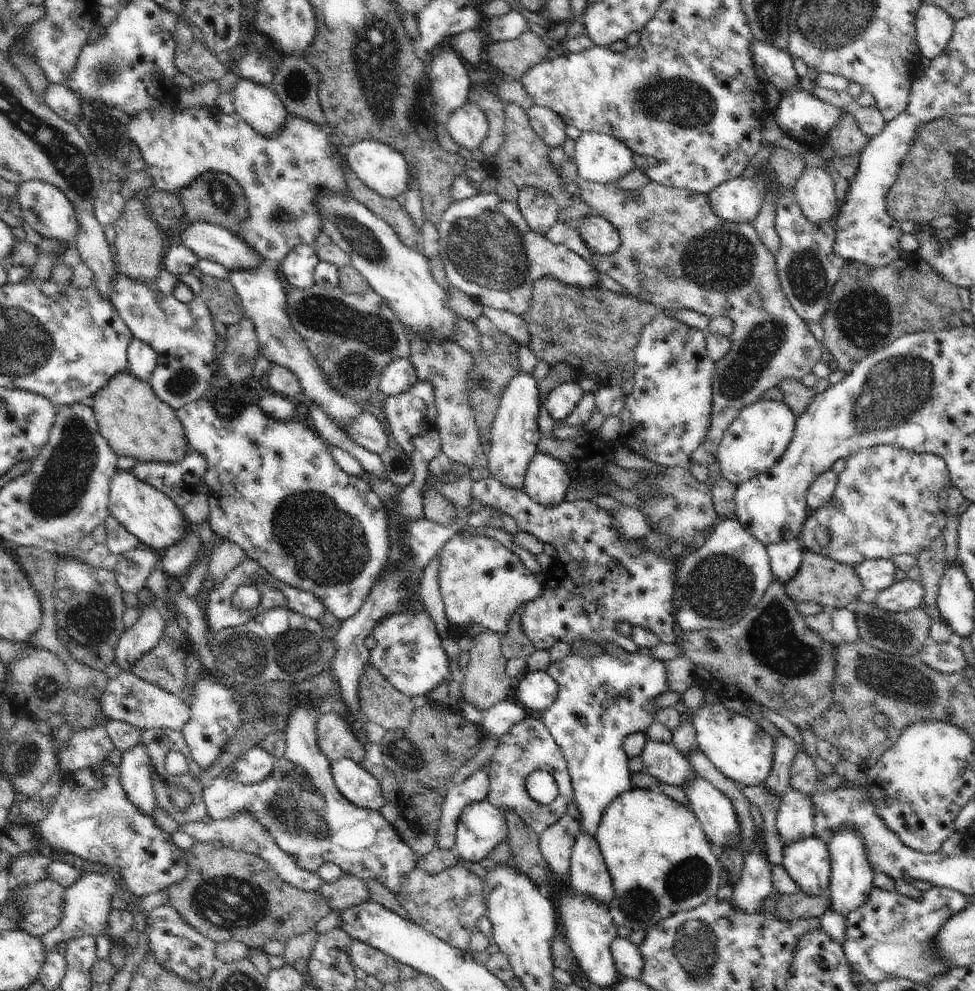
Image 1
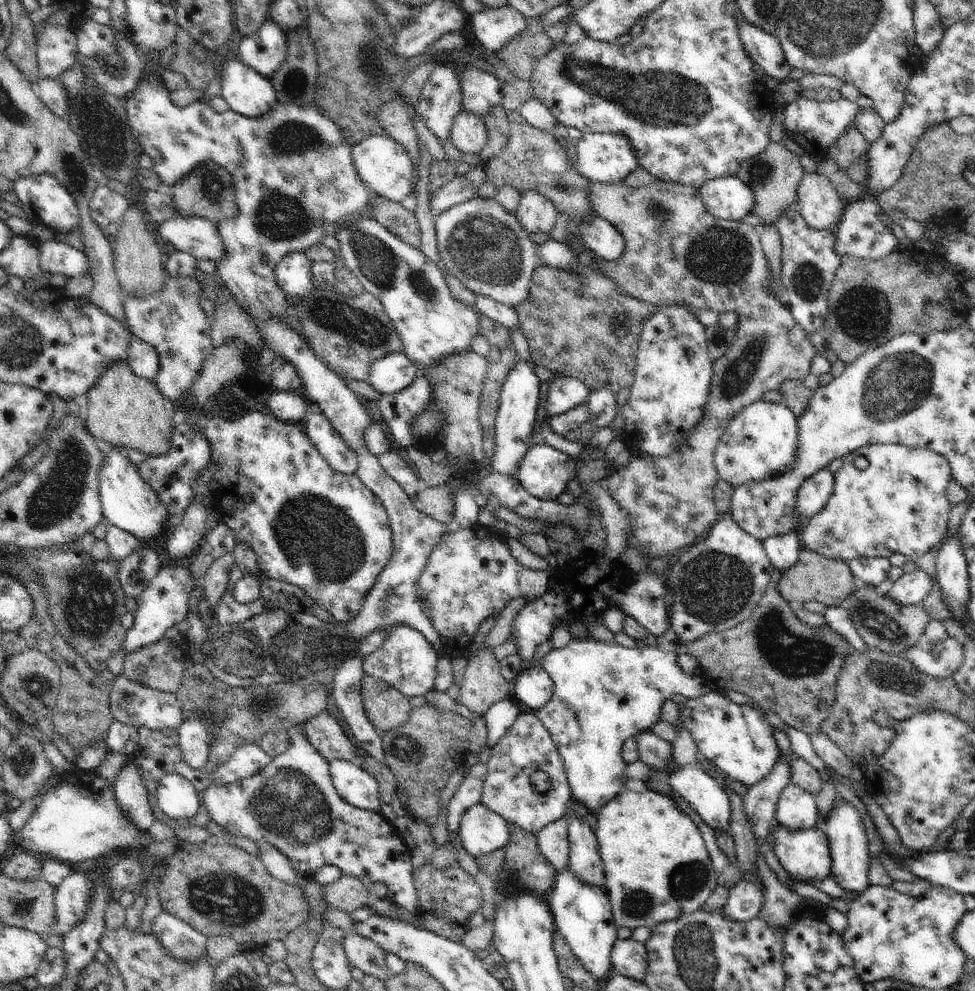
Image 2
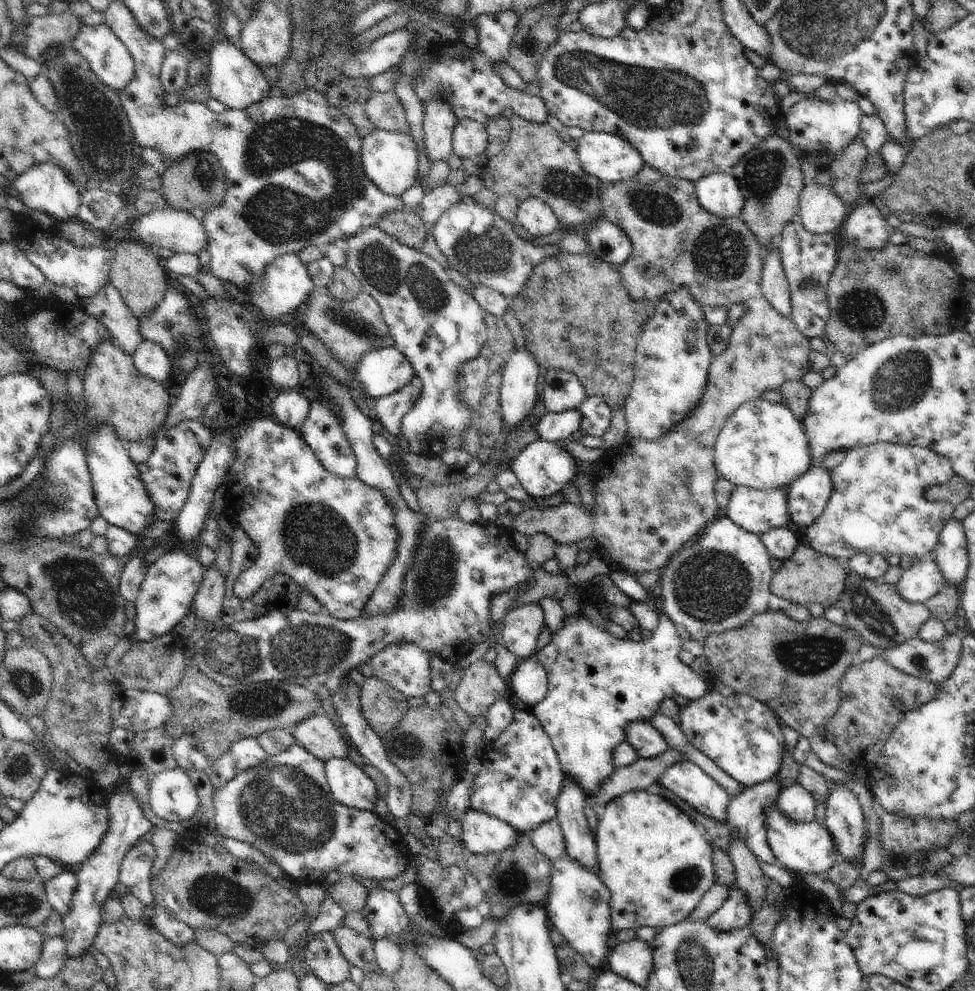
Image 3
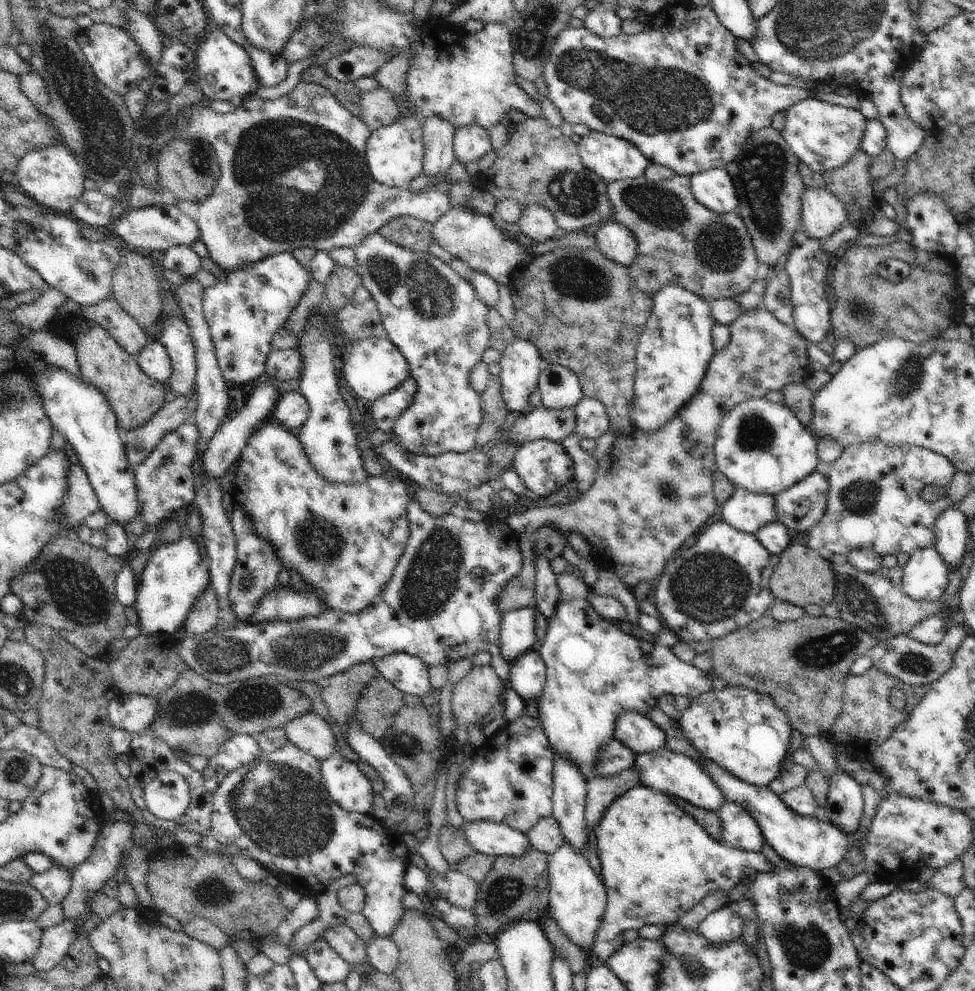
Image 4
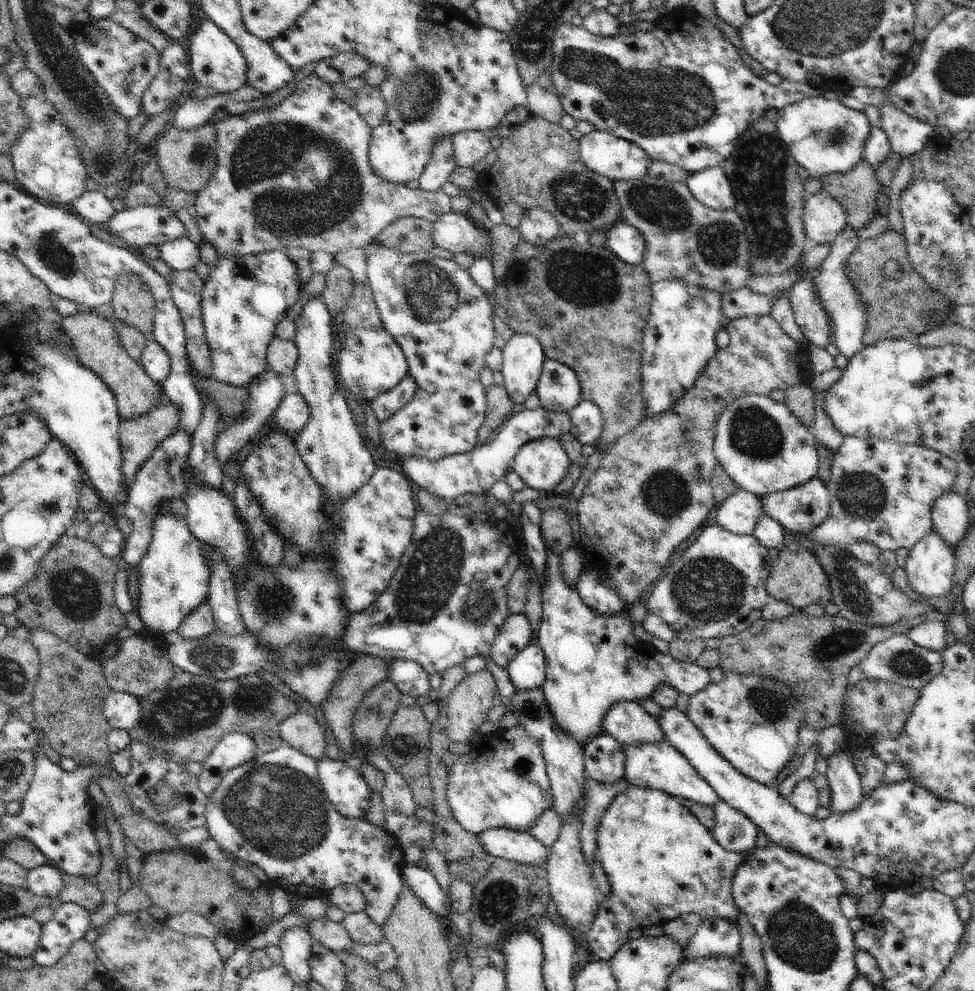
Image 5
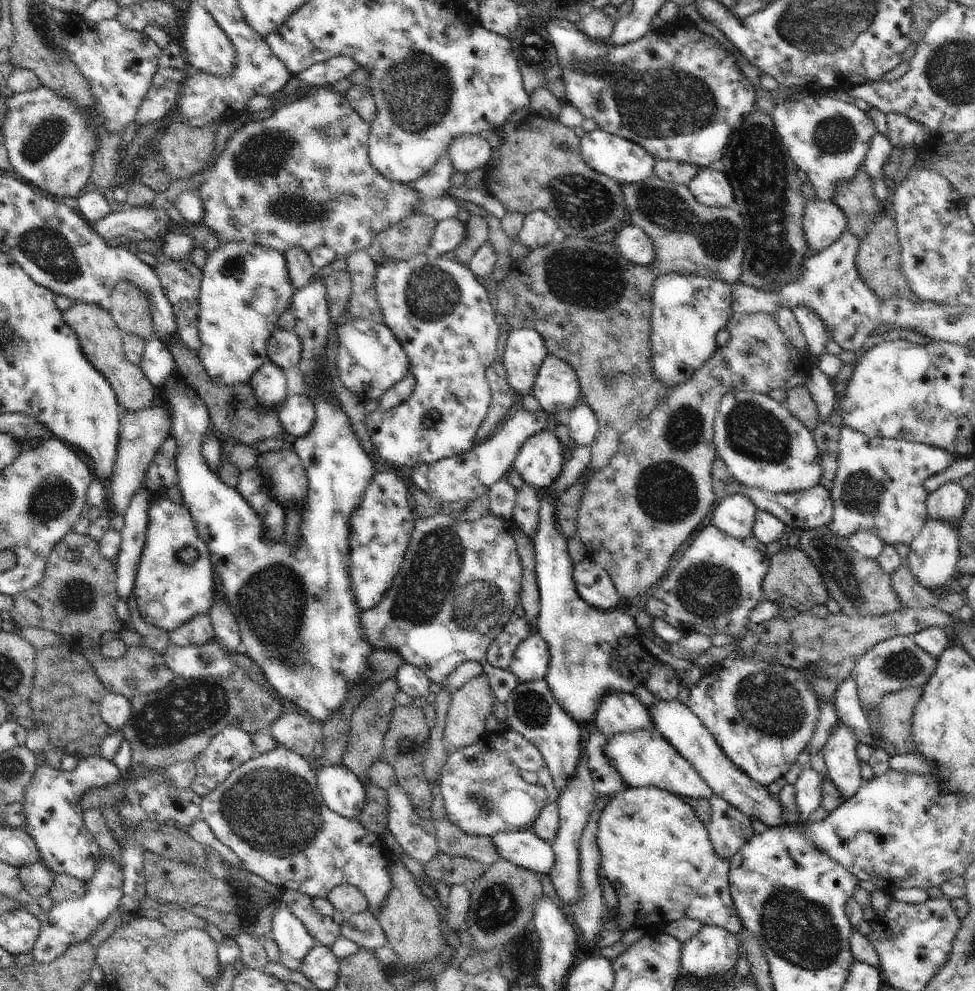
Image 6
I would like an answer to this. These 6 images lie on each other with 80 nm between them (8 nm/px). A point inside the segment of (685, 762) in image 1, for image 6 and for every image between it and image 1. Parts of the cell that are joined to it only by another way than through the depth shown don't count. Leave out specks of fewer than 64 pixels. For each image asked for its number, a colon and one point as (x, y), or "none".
2: (655, 752)
3: (649, 743)
4: (638, 732)
5: (628, 722)
6: (619, 712)

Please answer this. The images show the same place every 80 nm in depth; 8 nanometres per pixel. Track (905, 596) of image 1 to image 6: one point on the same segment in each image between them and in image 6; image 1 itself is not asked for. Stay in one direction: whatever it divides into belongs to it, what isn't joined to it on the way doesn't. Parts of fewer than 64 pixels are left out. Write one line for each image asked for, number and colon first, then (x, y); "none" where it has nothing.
2: (911, 589)
3: (923, 580)
4: (925, 577)
5: (930, 565)
6: (933, 556)

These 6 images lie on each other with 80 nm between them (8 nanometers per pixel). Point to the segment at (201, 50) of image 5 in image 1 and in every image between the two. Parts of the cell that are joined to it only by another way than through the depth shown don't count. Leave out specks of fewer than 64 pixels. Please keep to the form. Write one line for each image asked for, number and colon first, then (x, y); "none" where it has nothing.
1: (259, 105)
2: (247, 92)
3: (239, 83)
4: (224, 71)

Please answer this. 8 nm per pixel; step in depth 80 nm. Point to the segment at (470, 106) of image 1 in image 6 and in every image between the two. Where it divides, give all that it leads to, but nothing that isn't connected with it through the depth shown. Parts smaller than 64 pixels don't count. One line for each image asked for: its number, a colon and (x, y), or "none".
2: (469, 134)
3: (470, 139)
4: (470, 143)
5: (469, 147)
6: (468, 152)

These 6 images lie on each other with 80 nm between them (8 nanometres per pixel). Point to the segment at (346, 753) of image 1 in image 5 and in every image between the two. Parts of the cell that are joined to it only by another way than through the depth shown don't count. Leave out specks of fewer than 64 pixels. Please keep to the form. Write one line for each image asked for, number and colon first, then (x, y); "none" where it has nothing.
2: (324, 733)
3: (318, 734)
4: (310, 732)
5: (301, 730)

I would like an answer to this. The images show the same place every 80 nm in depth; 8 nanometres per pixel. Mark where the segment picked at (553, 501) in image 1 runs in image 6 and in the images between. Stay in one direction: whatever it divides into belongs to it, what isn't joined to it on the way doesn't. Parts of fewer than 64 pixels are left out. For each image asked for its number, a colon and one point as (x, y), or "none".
2: (544, 472)
3: (543, 468)
4: (544, 466)
5: (543, 463)
6: (540, 460)

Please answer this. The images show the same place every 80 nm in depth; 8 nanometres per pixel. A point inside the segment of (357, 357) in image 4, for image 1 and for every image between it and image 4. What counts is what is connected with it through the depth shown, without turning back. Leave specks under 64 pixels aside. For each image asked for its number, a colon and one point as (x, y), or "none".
1: (400, 375)
2: (389, 375)
3: (382, 372)

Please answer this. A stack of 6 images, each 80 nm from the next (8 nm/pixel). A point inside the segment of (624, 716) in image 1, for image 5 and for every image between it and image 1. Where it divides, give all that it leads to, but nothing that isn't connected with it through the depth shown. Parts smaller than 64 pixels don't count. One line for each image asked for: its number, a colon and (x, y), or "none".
2: (604, 694)
3: (598, 685)
4: (594, 673)
5: (593, 661)

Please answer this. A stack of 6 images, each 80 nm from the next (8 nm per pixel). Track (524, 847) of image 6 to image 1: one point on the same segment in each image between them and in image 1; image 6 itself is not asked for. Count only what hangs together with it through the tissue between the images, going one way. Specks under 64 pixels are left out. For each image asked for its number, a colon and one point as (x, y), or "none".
1: (482, 827)
2: (481, 831)
3: (483, 833)
4: (494, 839)
5: (521, 847)

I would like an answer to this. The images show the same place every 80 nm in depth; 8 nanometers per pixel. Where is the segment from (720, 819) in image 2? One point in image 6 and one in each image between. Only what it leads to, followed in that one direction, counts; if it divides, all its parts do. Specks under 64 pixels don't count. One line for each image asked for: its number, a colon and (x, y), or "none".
3: (688, 780)
4: (674, 774)
5: (659, 765)
6: (643, 758)

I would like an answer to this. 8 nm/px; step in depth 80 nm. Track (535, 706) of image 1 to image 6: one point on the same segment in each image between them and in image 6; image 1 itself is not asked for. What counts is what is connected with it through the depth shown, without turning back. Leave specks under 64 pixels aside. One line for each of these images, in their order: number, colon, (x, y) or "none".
2: (532, 688)
3: (529, 685)
4: (527, 674)
5: (526, 670)
6: (530, 662)

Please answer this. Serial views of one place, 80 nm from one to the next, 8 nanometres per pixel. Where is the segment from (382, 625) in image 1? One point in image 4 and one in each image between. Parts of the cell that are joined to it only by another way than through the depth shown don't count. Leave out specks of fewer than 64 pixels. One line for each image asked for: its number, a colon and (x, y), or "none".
2: (407, 661)
3: (406, 666)
4: (410, 674)

